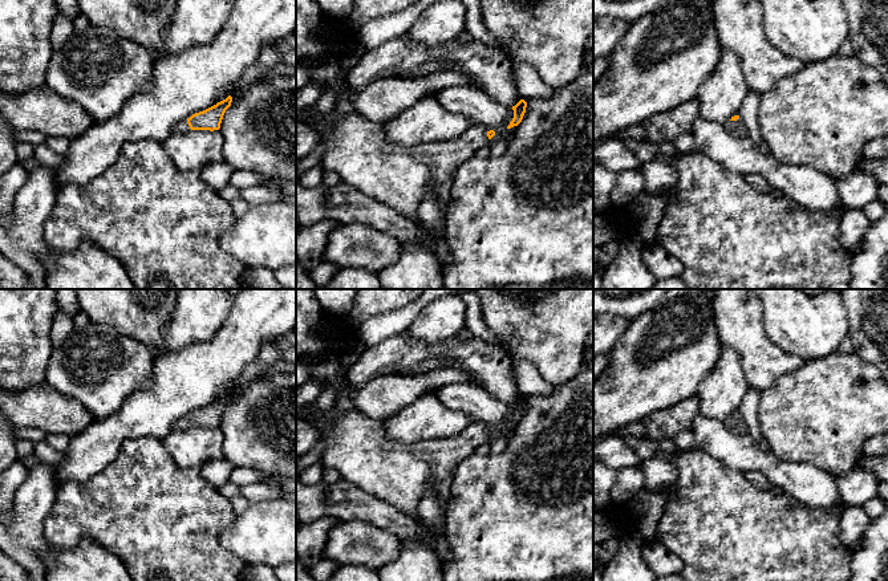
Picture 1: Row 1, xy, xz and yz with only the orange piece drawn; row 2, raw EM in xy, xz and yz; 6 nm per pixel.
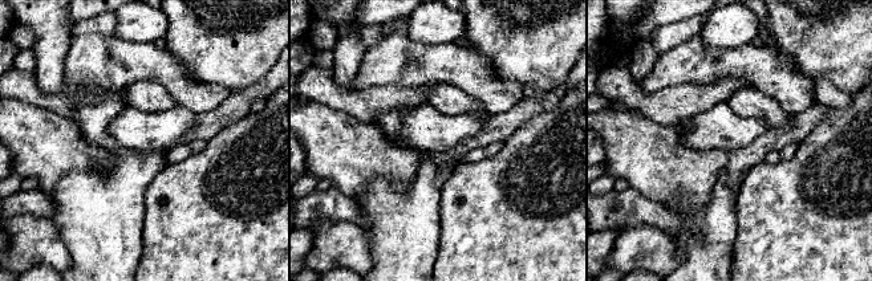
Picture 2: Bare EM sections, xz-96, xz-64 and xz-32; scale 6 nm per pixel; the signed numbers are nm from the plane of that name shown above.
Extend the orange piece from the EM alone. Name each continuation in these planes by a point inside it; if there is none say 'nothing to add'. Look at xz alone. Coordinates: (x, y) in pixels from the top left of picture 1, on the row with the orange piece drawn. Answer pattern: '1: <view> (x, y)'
1: xz (356, 149)

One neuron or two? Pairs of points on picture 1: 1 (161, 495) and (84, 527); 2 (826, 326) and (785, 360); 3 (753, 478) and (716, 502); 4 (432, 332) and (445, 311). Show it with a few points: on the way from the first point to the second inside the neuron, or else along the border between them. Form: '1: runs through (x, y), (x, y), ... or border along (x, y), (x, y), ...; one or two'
1: runs through (142, 508), (102, 510); one
2: border along (766, 336), (785, 350), (801, 354), (807, 360); two
3: border along (745, 474), (753, 484), (769, 491); two
4: runs through (433, 326), (444, 316); one

